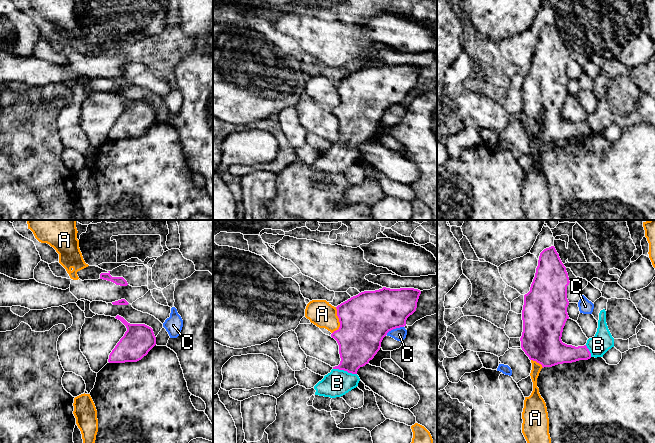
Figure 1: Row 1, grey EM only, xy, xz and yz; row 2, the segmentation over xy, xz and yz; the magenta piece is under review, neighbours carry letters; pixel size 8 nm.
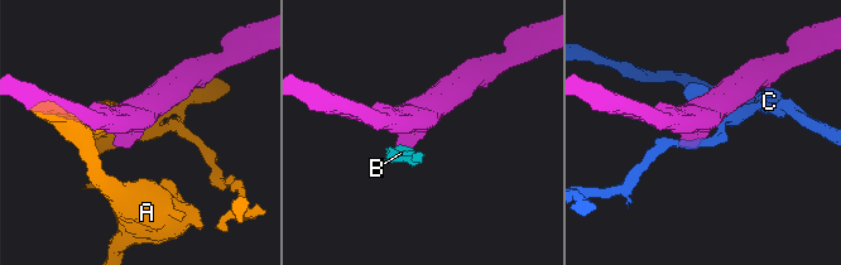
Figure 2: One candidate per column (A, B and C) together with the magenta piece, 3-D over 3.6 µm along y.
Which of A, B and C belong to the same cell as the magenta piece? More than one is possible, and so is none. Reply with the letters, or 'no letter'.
B

